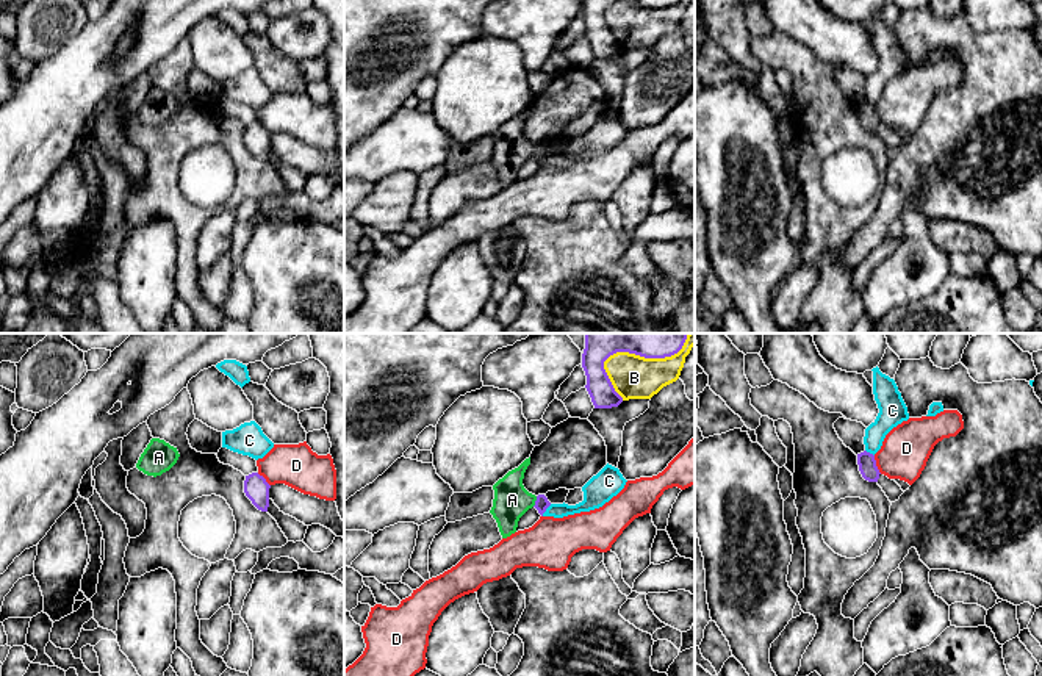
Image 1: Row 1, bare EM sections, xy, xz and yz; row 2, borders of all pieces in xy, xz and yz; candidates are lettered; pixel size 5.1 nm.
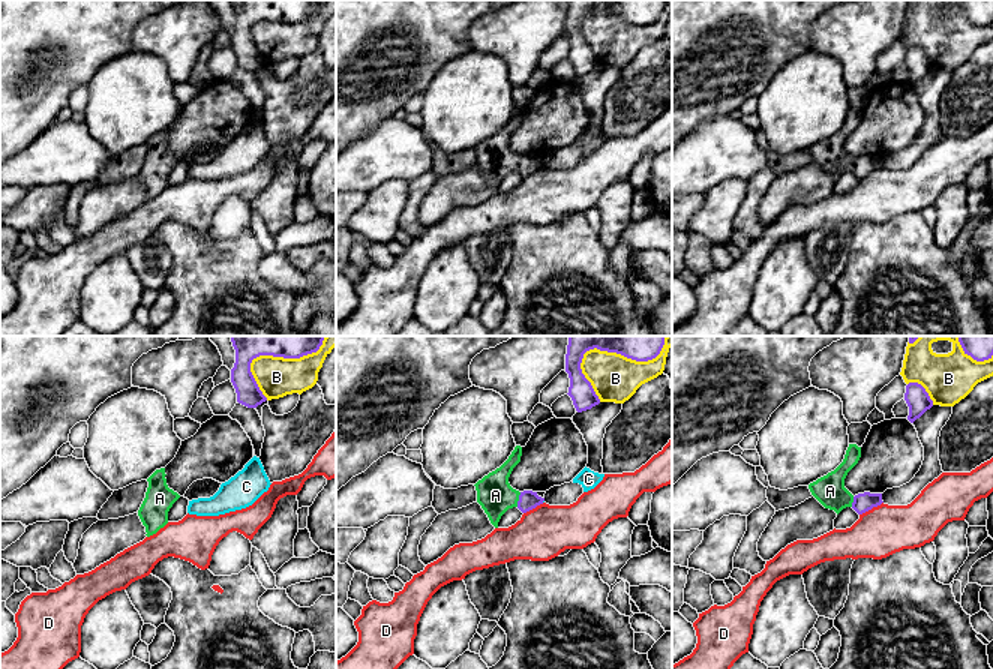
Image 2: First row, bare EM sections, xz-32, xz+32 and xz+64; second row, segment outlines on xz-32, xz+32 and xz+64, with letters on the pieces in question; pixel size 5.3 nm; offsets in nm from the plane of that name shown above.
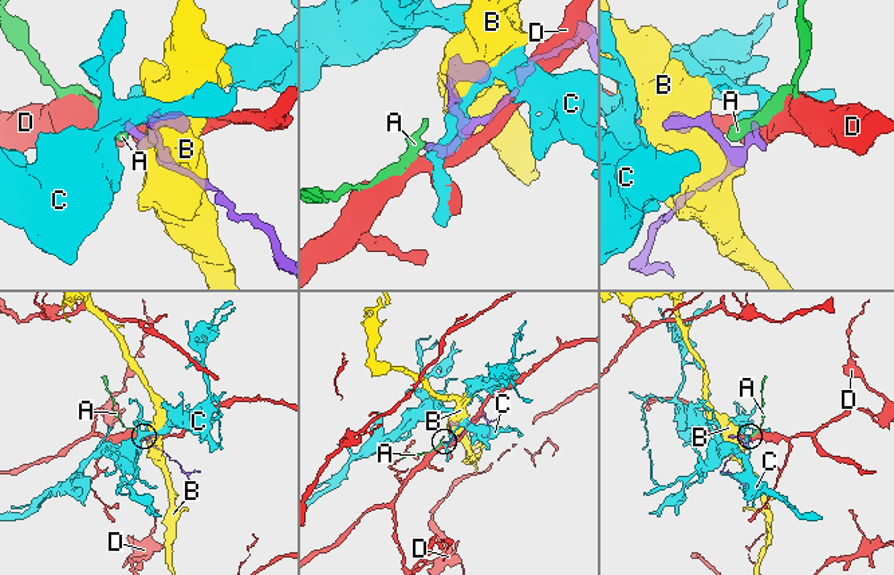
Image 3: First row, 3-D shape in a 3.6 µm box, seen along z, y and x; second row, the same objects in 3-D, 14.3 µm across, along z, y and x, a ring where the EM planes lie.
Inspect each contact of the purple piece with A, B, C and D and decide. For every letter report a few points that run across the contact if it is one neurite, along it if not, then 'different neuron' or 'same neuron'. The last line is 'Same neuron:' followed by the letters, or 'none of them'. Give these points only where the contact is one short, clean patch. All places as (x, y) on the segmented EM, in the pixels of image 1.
A: line xz (542, 503), (535, 501), (512, 499); same neuron
B: different neuron
C: line xz (551, 504), (542, 515); different neuron
D: line yz (873, 456), (875, 465), (881, 473); different neuron
Same neuron: A

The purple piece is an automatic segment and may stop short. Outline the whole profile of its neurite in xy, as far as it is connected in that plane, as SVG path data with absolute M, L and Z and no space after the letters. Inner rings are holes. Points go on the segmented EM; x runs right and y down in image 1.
M258 473L246 476L244 493L261 512L268 512L269 507L269 488L271 485Z

